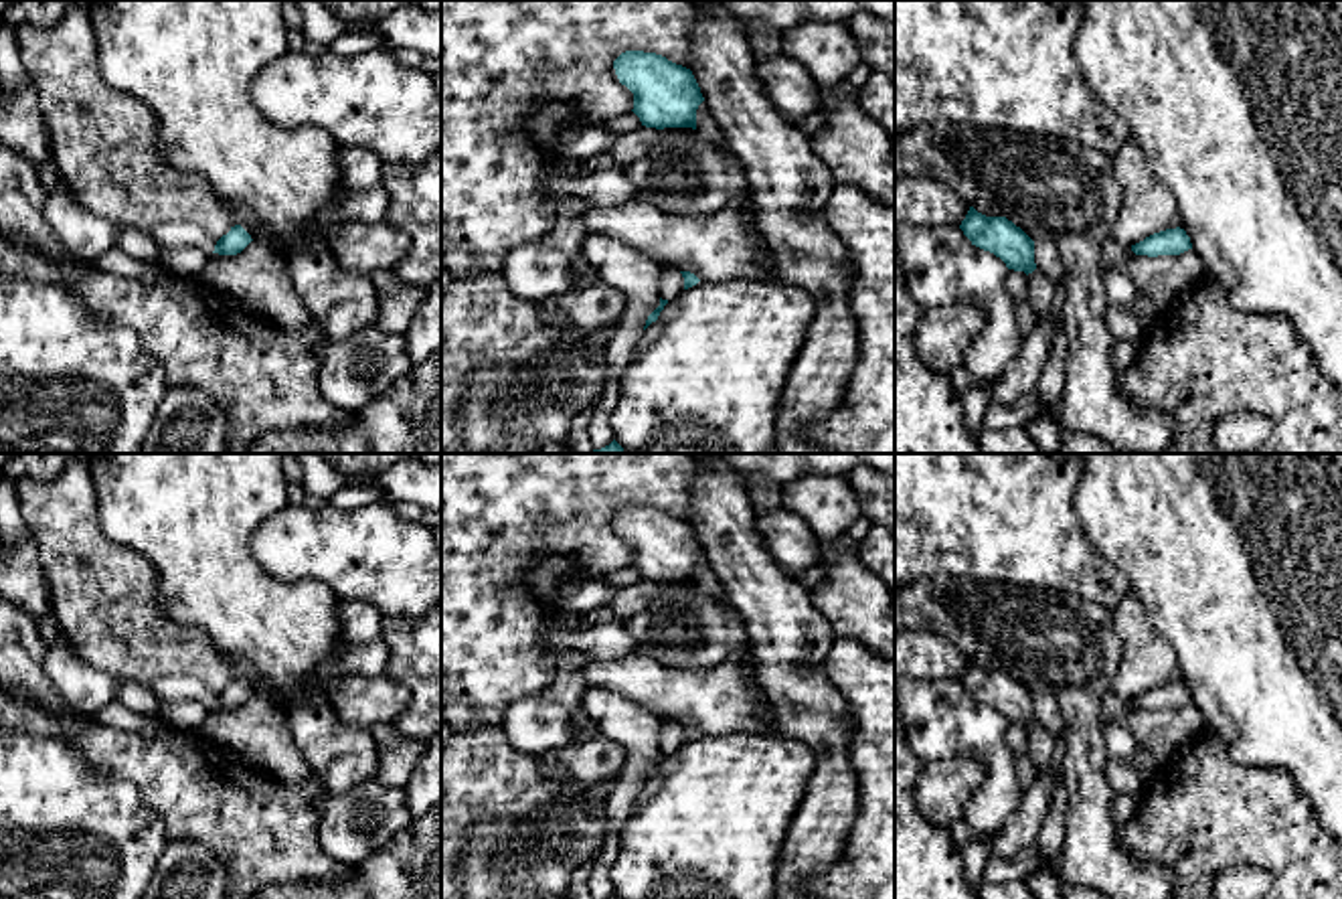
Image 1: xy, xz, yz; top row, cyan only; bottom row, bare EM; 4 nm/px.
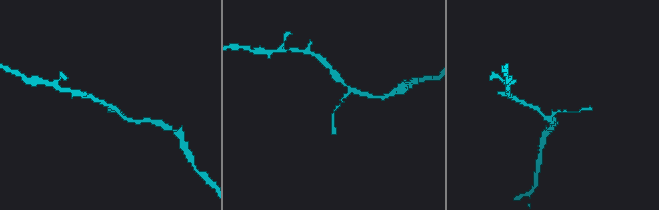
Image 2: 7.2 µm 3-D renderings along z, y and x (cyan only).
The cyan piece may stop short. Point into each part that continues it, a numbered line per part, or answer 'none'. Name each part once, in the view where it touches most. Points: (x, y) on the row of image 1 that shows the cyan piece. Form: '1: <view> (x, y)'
none

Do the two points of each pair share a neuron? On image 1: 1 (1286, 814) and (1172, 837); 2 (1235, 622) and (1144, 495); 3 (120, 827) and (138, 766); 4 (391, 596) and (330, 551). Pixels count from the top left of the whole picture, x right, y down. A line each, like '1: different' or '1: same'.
1: same
2: same
3: different
4: same

